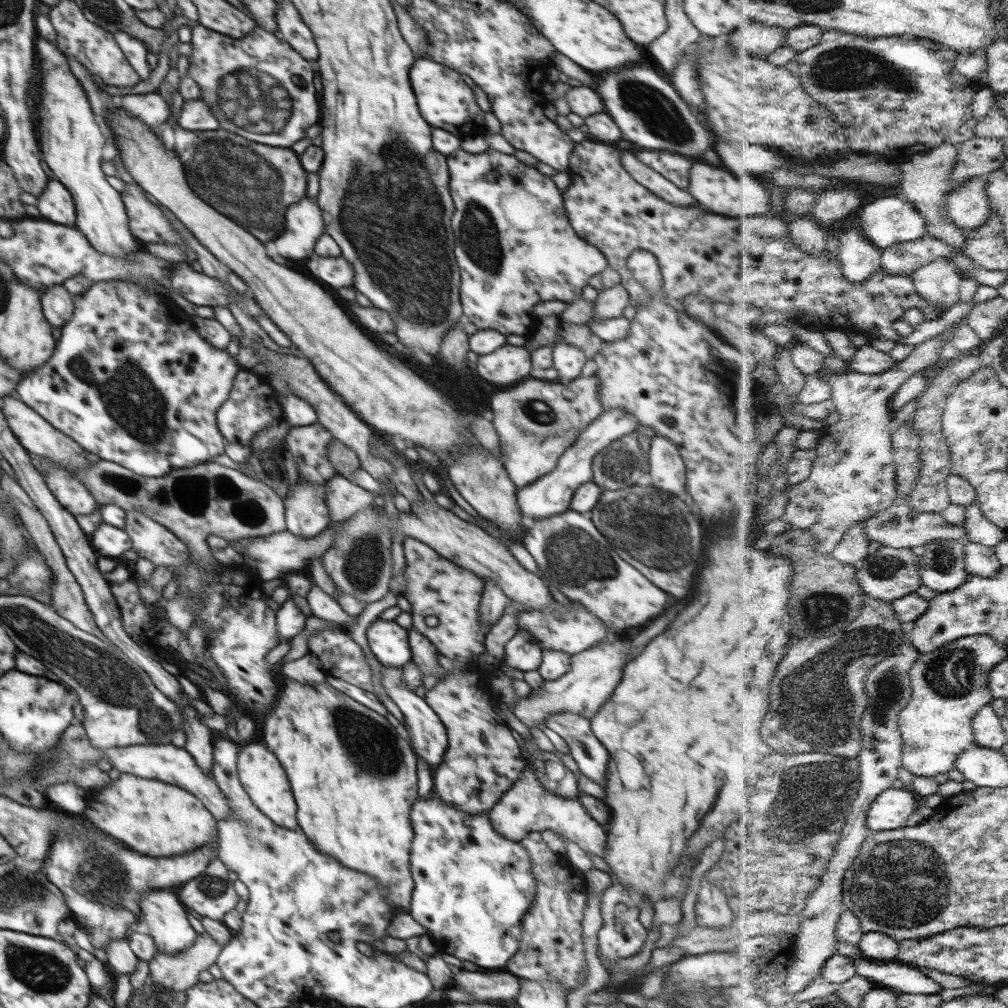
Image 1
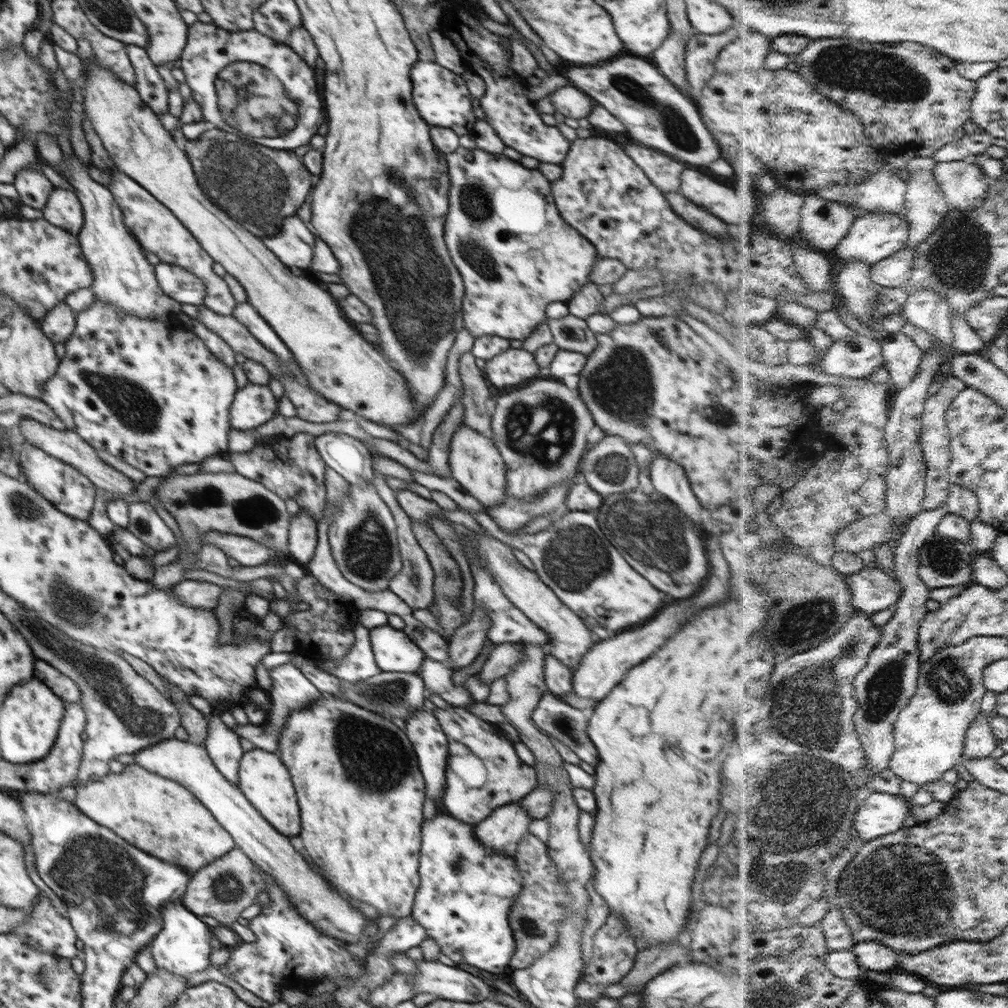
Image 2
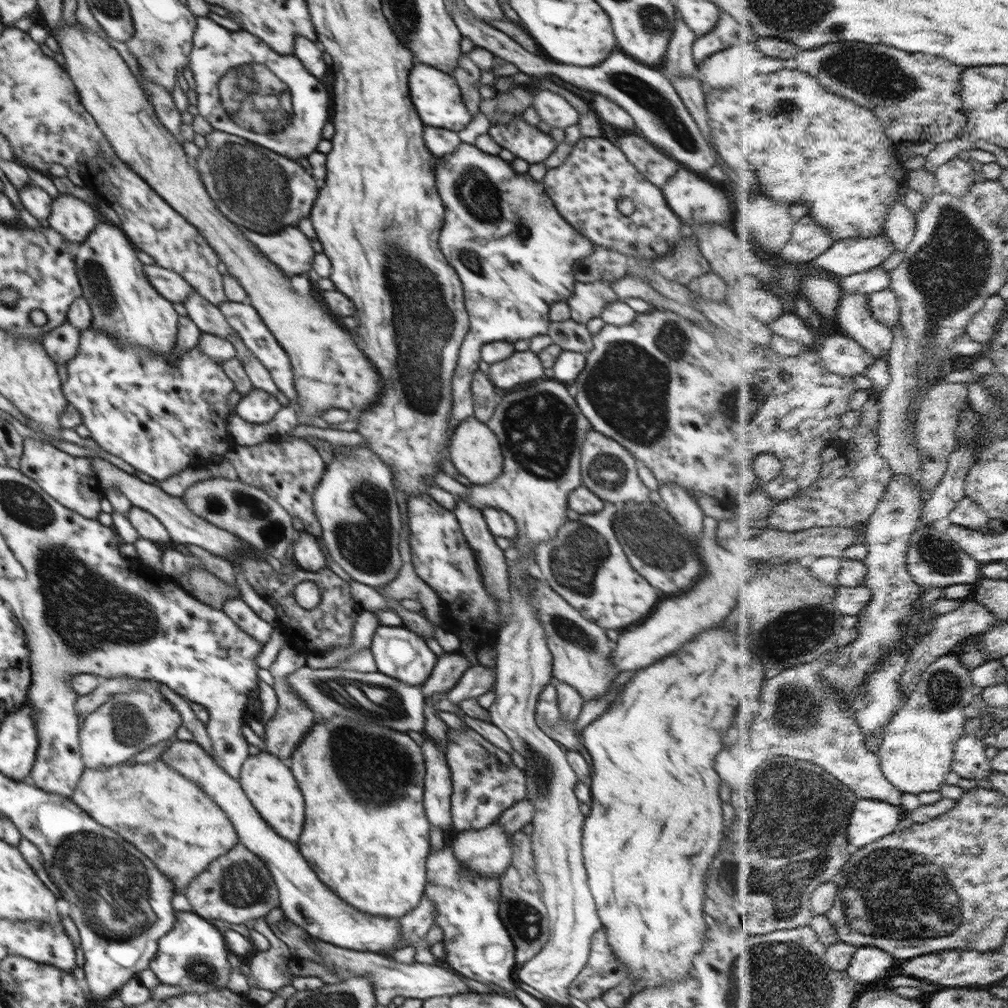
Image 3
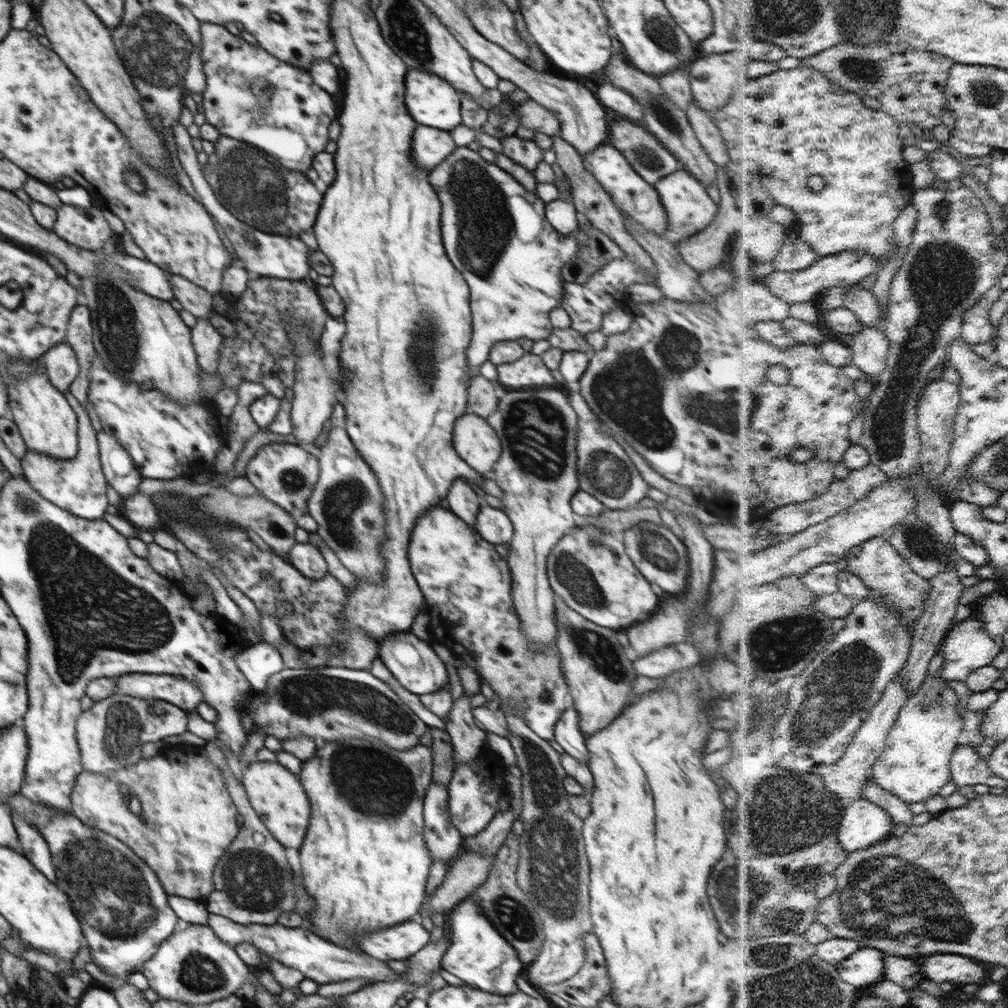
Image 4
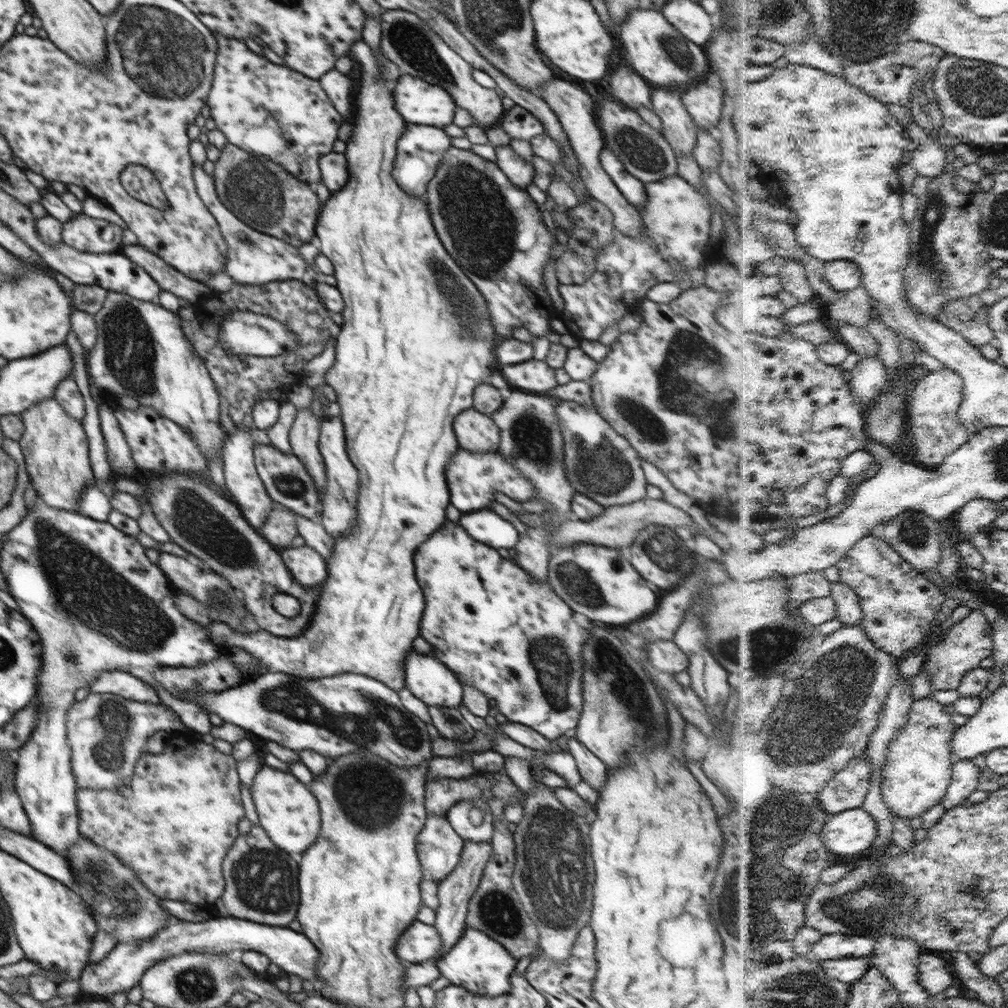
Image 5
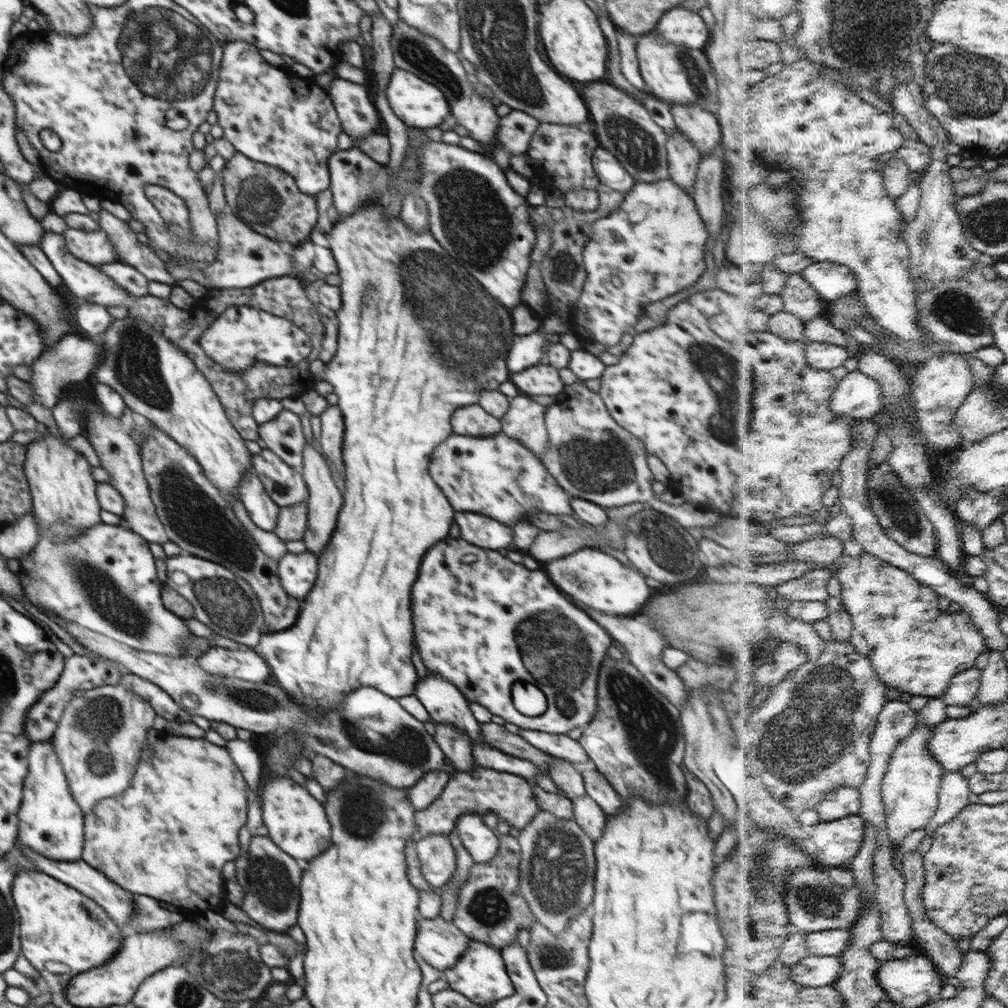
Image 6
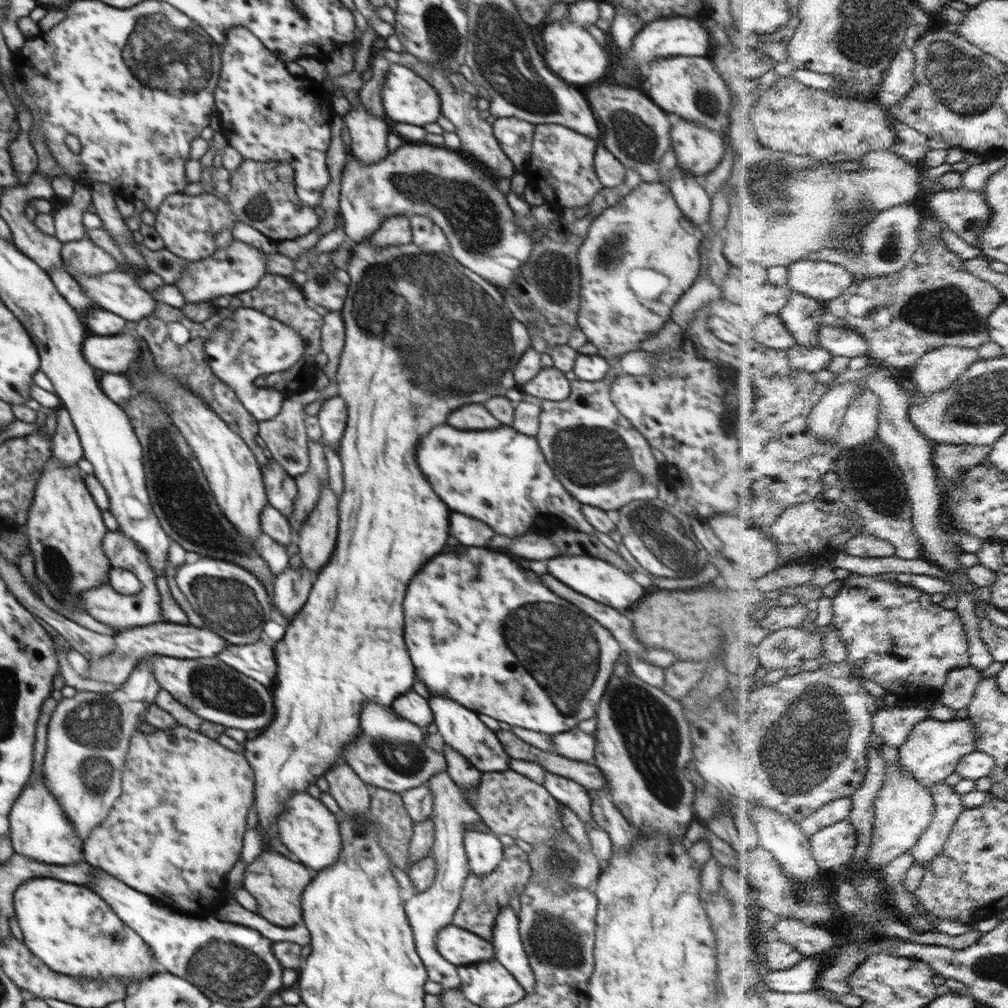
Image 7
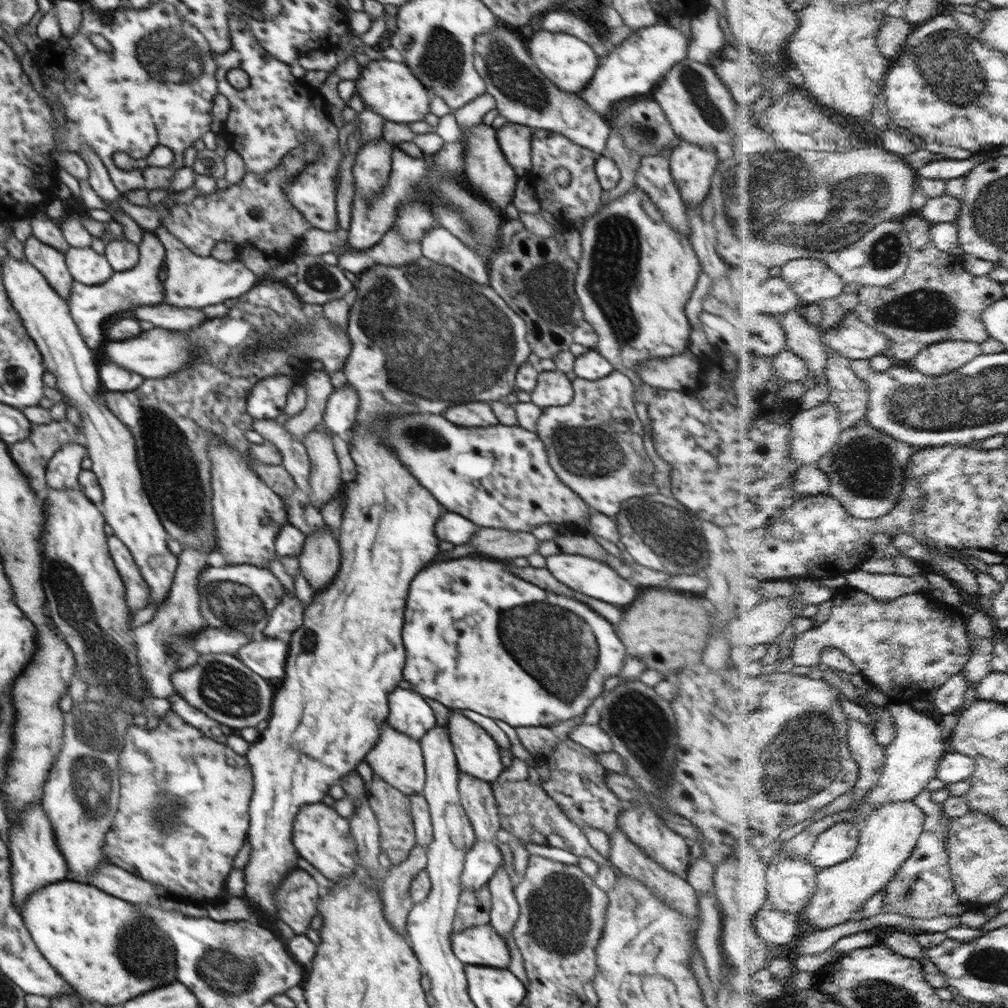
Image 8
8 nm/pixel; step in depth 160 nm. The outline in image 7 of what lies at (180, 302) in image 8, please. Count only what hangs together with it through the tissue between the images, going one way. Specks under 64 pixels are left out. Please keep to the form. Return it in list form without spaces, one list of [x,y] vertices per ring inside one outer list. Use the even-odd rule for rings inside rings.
[[[233,238],[228,248],[216,249],[207,258],[188,261],[175,285],[184,294],[186,303],[211,302],[214,298],[233,296],[254,289],[266,273],[265,254]]]

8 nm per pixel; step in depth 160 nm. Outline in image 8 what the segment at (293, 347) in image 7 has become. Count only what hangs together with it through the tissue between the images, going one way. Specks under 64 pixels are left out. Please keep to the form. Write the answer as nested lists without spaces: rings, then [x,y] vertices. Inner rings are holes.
[[[290,375],[259,380],[249,392],[246,408],[254,420],[275,419],[285,409],[288,393],[296,384]]]

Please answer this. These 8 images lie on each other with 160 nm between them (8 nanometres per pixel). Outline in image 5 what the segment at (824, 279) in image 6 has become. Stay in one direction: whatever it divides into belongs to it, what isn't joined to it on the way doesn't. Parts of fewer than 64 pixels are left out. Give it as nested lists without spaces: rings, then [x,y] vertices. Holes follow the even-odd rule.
[[[831,260],[826,262],[826,278],[841,292],[852,291],[864,283],[861,264],[853,260]]]

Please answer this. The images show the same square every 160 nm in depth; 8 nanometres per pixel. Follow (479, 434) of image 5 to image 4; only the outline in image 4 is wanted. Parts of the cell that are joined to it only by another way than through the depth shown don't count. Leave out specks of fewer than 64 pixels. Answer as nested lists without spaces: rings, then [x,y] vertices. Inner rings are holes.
[[[464,413],[453,423],[453,446],[458,456],[469,464],[476,472],[483,477],[490,477],[490,470],[502,453],[501,441],[495,430],[488,424],[487,419],[478,416],[476,413]]]

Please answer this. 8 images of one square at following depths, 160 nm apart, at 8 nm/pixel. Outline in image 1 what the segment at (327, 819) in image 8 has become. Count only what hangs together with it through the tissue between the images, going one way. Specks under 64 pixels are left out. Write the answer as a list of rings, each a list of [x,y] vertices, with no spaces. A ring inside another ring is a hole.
[[[260,739],[241,745],[237,758],[237,771],[241,786],[256,805],[256,808],[259,808],[277,825],[287,829],[300,828],[297,821],[297,804],[286,771],[276,755],[270,752]]]

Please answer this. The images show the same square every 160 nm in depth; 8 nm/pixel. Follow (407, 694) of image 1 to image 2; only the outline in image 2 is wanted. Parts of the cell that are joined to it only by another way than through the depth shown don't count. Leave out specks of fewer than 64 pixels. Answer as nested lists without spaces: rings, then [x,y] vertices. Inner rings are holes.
[[[427,709],[414,711],[414,713],[406,719],[405,733],[412,743],[417,761],[419,762],[419,769],[425,781],[425,796],[434,801],[440,800],[440,798],[443,798],[444,789],[446,789],[445,770],[449,751],[447,736],[444,734],[434,714]]]

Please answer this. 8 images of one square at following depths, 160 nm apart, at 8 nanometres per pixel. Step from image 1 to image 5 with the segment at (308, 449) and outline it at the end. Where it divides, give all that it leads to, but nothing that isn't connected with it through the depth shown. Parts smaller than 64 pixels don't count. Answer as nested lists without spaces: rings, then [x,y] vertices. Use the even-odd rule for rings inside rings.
[[[255,444],[253,449],[253,455],[255,458],[255,467],[258,472],[262,470],[262,464],[264,462],[270,462],[274,464],[275,472],[275,484],[266,484],[266,492],[273,502],[277,502],[281,506],[288,508],[296,516],[303,516],[312,521],[320,521],[323,506],[320,501],[320,492],[315,487],[312,477],[308,474],[302,461],[296,455],[286,455],[277,449],[274,449],[272,445]]]

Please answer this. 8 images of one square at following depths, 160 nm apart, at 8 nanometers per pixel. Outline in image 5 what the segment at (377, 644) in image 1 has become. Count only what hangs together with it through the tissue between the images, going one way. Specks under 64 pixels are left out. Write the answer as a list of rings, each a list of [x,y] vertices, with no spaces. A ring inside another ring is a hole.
[[[410,651],[404,661],[404,684],[428,707],[457,709],[463,703],[462,685],[454,672],[429,654]]]

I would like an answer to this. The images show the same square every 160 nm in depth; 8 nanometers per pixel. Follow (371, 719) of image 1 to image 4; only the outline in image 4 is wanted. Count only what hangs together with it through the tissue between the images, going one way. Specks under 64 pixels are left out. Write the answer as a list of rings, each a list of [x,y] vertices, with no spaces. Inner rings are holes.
[[[346,738],[340,742],[326,741],[324,748],[316,749],[314,758],[302,761],[302,772],[298,774],[302,788],[308,795],[311,804],[311,817],[308,830],[299,848],[300,870],[302,871],[302,882],[305,891],[313,898],[315,908],[311,912],[310,923],[316,928],[317,934],[324,940],[328,940],[346,949],[364,953],[359,949],[355,938],[367,932],[382,931],[389,927],[413,920],[421,910],[426,894],[427,878],[431,869],[431,859],[429,850],[423,836],[423,798],[430,786],[433,774],[433,750],[429,746],[417,744],[408,750],[396,750],[387,744],[372,744],[362,738]]]

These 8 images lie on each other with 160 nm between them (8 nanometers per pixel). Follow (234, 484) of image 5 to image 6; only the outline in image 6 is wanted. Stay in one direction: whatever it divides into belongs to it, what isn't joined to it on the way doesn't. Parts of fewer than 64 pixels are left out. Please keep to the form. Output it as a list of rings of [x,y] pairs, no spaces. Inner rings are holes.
[[[254,468],[247,470],[239,484],[239,500],[258,528],[274,532],[279,517],[279,506],[268,496]]]

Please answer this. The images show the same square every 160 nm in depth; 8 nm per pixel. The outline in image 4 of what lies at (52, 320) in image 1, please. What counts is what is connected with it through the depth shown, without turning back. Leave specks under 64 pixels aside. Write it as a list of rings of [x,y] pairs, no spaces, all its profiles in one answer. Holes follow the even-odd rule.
[[[65,342],[55,344],[40,358],[50,382],[62,393],[69,390],[79,373],[76,353]]]

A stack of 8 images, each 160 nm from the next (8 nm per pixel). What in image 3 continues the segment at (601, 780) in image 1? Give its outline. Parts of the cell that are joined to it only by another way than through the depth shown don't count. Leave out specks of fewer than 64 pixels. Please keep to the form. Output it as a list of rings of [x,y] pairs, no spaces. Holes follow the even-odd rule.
[[[554,684],[546,685],[539,694],[535,712],[536,725],[542,729],[542,732],[545,732],[565,749],[578,751],[581,744],[576,736],[576,722],[562,719]]]

